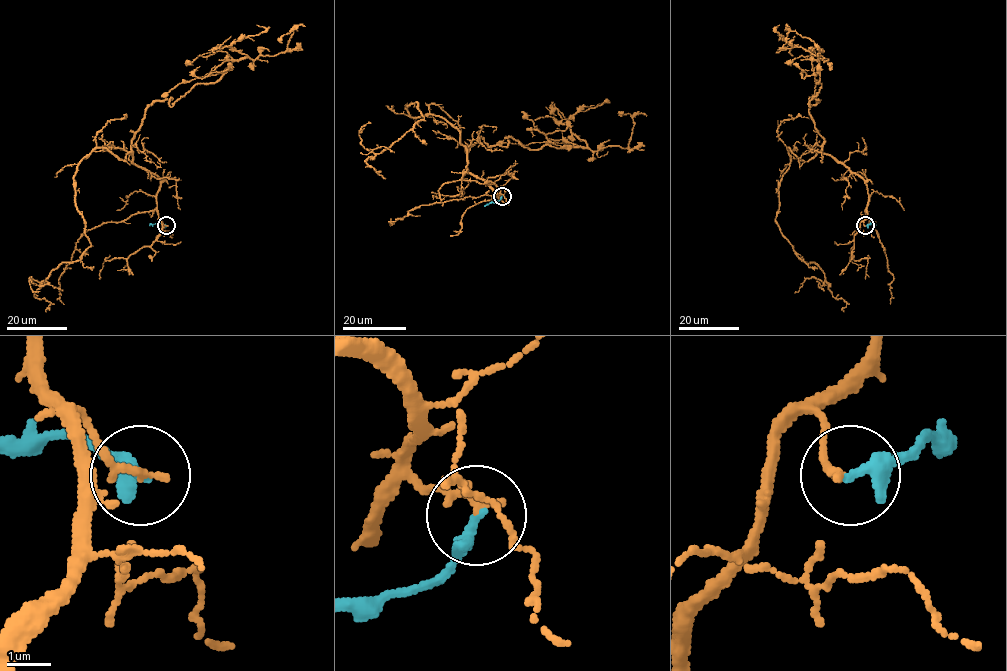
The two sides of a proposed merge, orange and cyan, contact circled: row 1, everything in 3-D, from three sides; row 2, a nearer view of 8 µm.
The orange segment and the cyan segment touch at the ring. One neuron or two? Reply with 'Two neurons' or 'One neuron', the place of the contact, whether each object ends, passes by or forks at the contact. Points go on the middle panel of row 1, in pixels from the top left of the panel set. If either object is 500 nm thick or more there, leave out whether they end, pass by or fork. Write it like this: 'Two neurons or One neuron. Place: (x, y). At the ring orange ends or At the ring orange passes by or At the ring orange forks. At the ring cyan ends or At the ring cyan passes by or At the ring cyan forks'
Two neurons. Place: (502, 196). At the ring orange ends. At the ring cyan passes by

